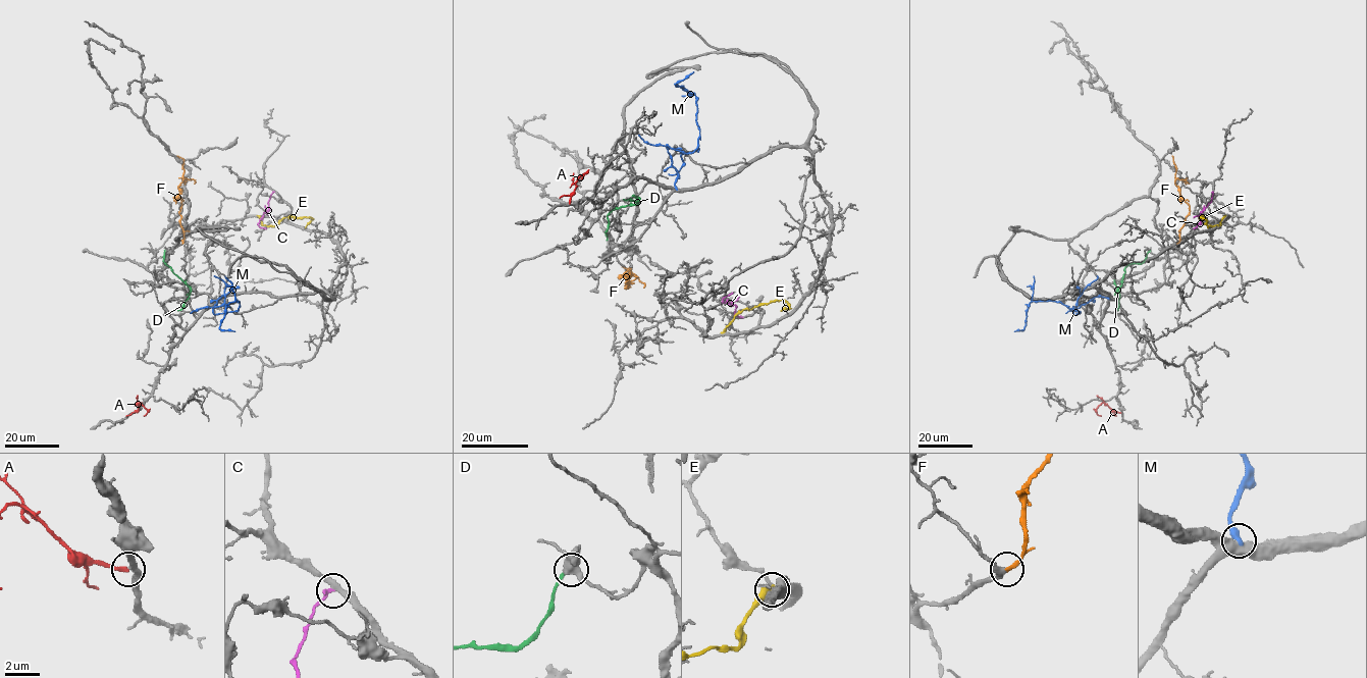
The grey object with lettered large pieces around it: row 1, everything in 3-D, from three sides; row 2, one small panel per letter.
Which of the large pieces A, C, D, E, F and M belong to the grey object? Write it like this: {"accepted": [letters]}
{"accepted": ["F"]}

